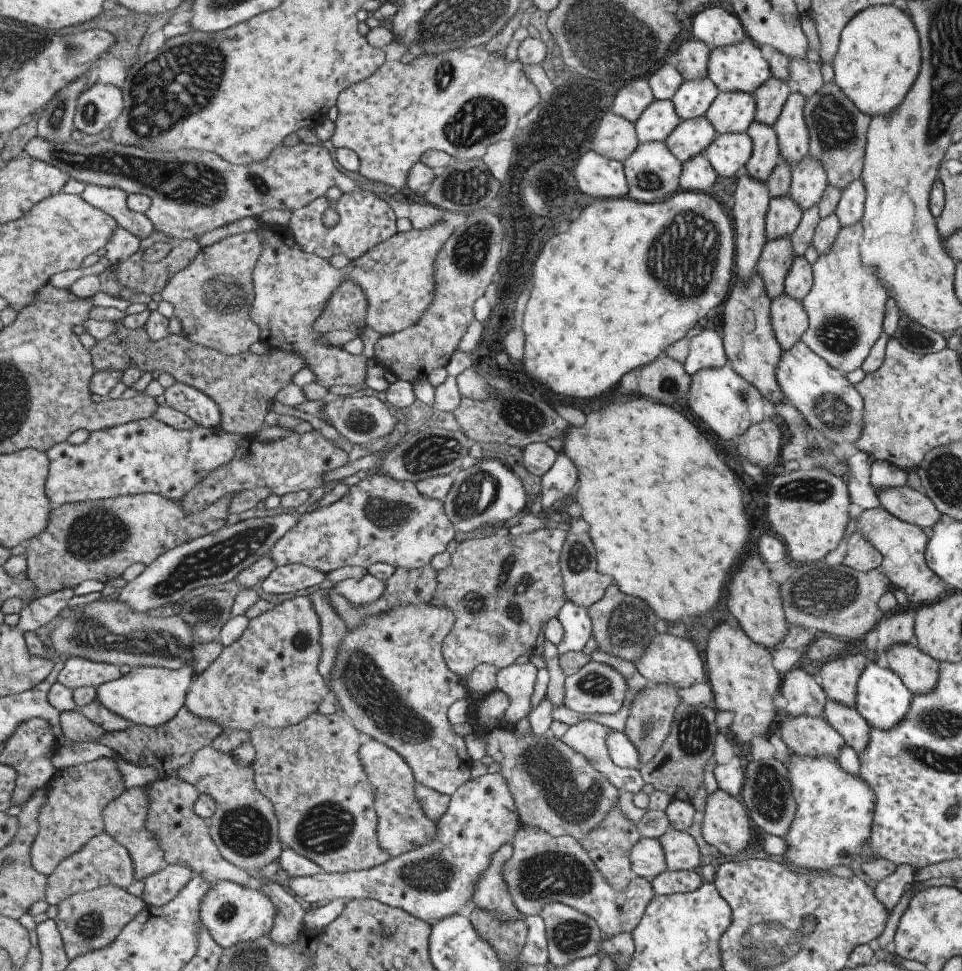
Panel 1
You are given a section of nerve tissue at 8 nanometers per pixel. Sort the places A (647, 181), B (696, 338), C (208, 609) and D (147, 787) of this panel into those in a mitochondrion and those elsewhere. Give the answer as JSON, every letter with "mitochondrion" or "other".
{"A":"mitochondrion","B":"other","C":"mitochondrion","D":"other"}

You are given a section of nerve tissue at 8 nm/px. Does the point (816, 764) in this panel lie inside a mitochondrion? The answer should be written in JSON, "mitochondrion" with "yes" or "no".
{"mitochondrion":"no"}

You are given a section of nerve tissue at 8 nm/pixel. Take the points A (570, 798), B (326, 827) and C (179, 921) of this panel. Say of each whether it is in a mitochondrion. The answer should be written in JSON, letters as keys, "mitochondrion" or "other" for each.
{"A":"mitochondrion","B":"mitochondrion","C":"other"}

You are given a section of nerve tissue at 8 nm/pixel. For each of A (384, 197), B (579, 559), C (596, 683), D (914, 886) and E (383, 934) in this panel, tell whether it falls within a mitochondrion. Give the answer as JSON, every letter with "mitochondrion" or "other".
{"A":"other","B":"mitochondrion","C":"mitochondrion","D":"other","E":"mitochondrion"}

